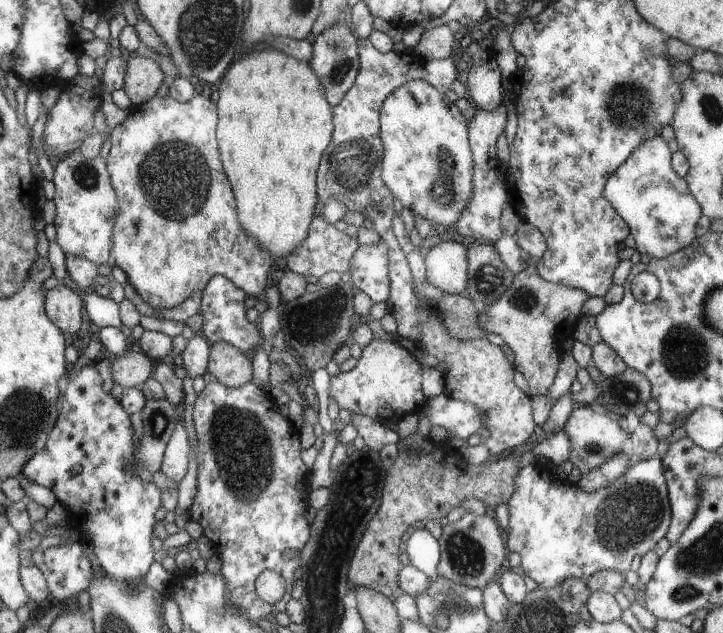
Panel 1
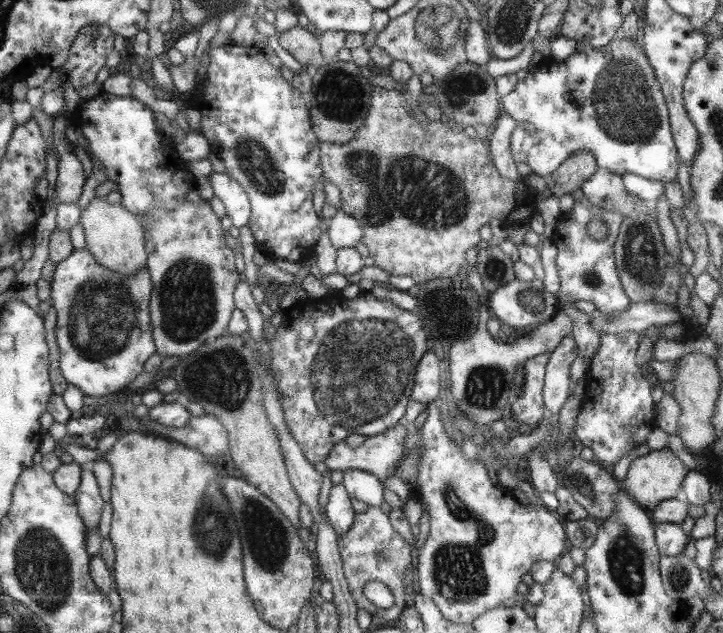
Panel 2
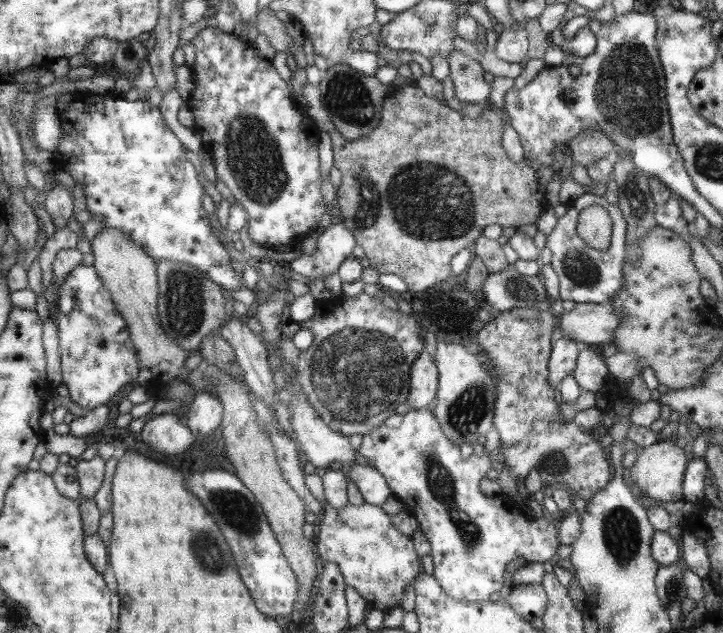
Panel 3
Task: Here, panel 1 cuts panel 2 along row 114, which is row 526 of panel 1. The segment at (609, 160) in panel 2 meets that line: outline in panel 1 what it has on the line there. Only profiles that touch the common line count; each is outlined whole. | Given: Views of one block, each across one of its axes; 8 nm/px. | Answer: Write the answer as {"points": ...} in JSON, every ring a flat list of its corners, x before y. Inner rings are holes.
{"points":[[657,458,639,460,627,471,617,476,612,484,587,492,576,483,560,481,550,471,550,466,536,462,518,470,514,479,514,493,506,503,508,510,508,540,505,548,521,557,521,570,541,589,554,588,563,580,571,578,588,579,599,570,613,570,625,574,635,555,643,556,669,530,670,500,667,493,665,469]]}

